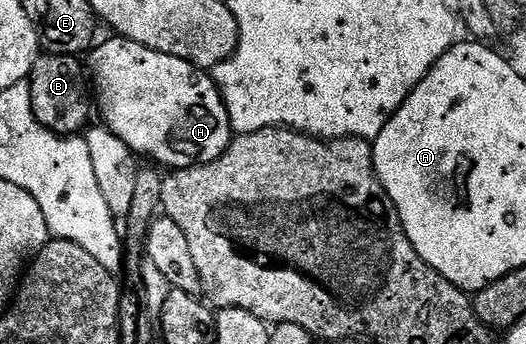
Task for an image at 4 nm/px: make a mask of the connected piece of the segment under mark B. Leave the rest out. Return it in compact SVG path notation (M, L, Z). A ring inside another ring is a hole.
M46 52L35 59L28 79L37 122L62 137L79 135L90 122L90 86L85 69L79 62L81 64L75 55Z

